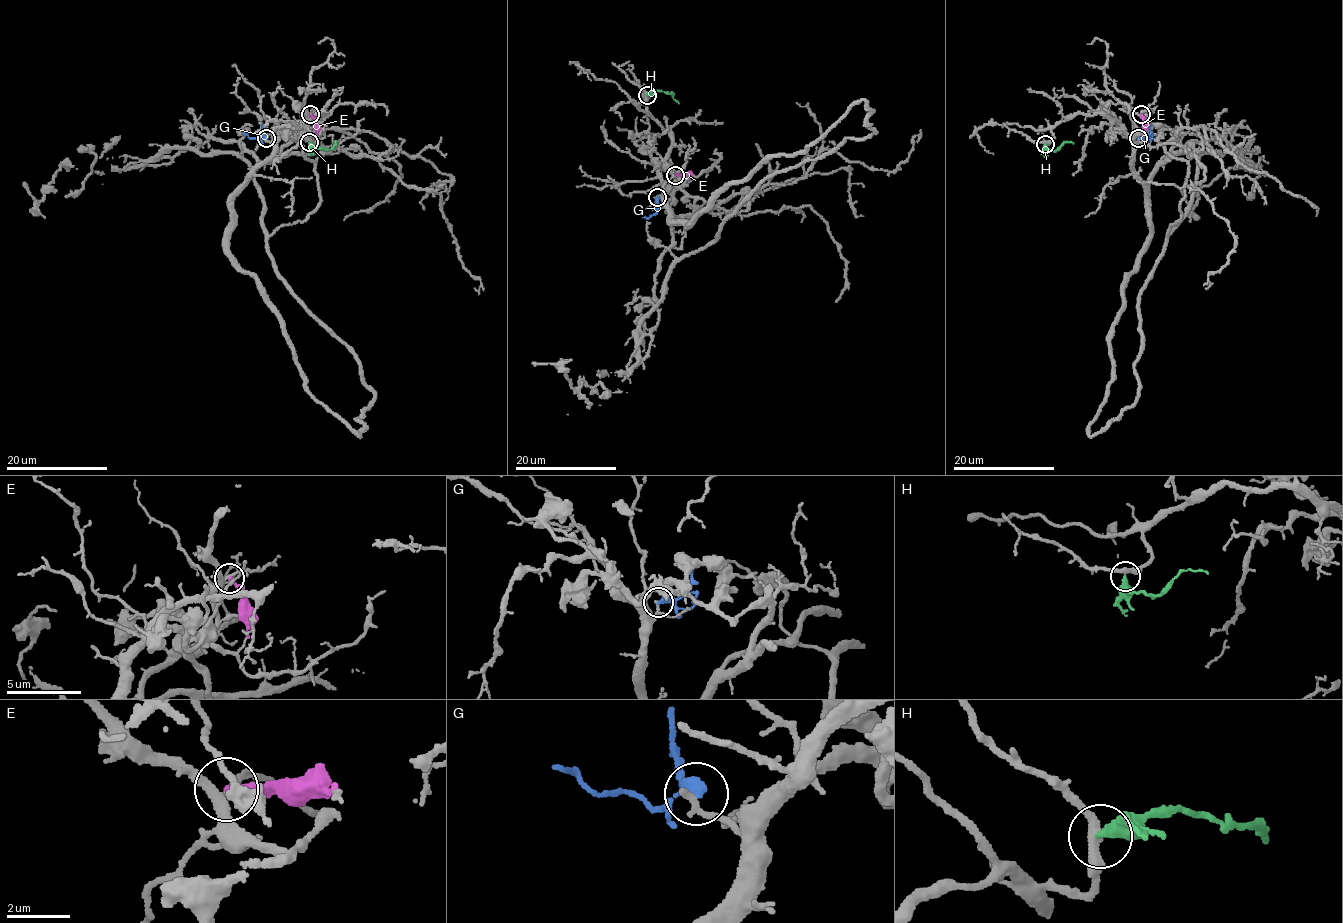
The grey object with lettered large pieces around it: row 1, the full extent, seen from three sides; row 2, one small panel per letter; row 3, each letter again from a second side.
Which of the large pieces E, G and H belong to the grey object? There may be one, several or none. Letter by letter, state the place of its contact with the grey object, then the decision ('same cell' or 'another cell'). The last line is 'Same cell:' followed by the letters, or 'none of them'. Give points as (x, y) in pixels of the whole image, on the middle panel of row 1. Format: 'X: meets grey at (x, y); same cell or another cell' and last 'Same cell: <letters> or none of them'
E: meets grey at (675, 175); another cell
G: meets grey at (657, 197); another cell
H: meets grey at (647, 95); another cell
Same cell: none of them

